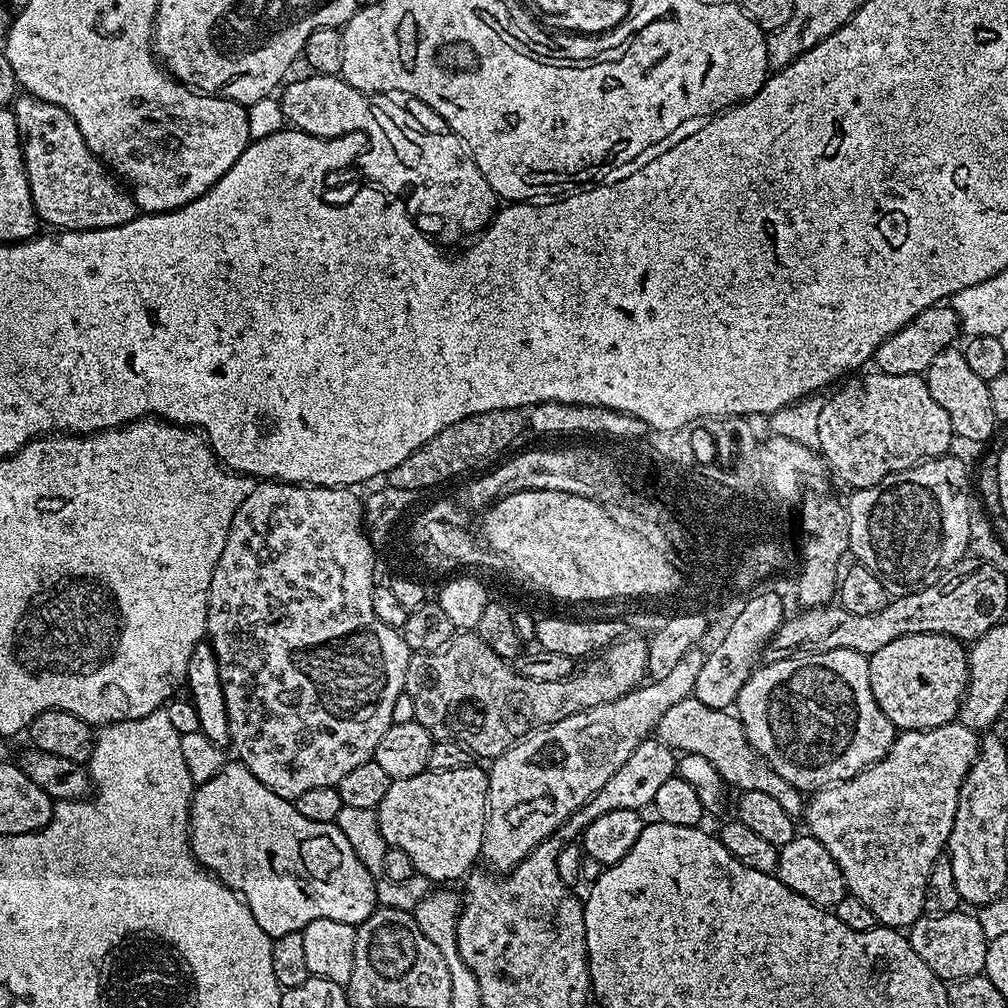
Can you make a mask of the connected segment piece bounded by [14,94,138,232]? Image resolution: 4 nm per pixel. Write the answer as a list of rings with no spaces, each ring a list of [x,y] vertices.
[[[20,94],[14,101],[14,111],[20,131],[20,143],[24,145],[24,165],[36,206],[36,215],[43,223],[45,220],[46,223],[52,224],[48,226],[56,230],[81,232],[122,226],[136,217],[138,209],[131,191],[119,179],[113,178],[105,164],[92,153],[90,146],[86,146],[82,130],[78,130],[74,118],[70,118],[70,114],[62,110],[62,106],[40,100],[36,96]]]

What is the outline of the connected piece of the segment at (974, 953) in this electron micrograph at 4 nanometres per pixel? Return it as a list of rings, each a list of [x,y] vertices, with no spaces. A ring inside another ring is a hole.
[[[957,910],[946,914],[925,914],[918,917],[906,935],[914,954],[934,970],[934,974],[945,982],[981,975],[986,966],[989,940],[982,934],[979,915],[972,916],[968,910]]]

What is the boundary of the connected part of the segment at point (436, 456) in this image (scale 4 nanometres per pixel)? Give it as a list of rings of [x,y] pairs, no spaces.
[[[507,408],[501,412],[485,412],[479,416],[462,418],[462,422],[454,422],[450,426],[443,428],[438,434],[434,434],[434,438],[430,438],[430,442],[426,442],[418,450],[414,450],[414,454],[410,454],[410,458],[406,458],[406,462],[398,462],[398,466],[394,466],[394,470],[387,473],[387,487],[397,488],[398,490],[410,490],[414,494],[420,494],[423,488],[432,488],[435,484],[444,484],[447,480],[454,479],[455,476],[462,476],[460,478],[464,478],[469,474],[476,474],[481,470],[491,469],[505,455],[503,452],[523,432],[526,432],[526,416],[523,411],[515,408]]]

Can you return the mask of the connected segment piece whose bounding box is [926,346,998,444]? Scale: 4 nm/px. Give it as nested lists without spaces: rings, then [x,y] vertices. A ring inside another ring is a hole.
[[[953,346],[942,350],[934,362],[930,362],[926,373],[930,398],[946,410],[950,418],[950,426],[957,437],[964,440],[973,440],[980,444],[983,440],[988,440],[992,436],[992,431],[998,428],[998,422],[994,418],[994,409],[990,406],[990,390],[988,381],[978,378],[974,370],[966,363],[963,351],[959,347]]]

